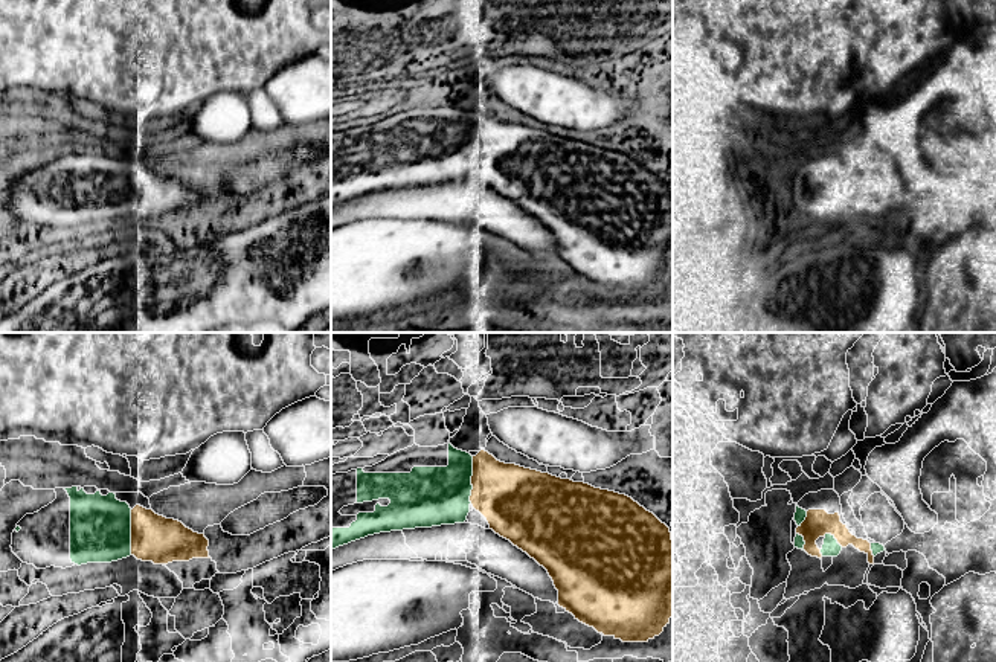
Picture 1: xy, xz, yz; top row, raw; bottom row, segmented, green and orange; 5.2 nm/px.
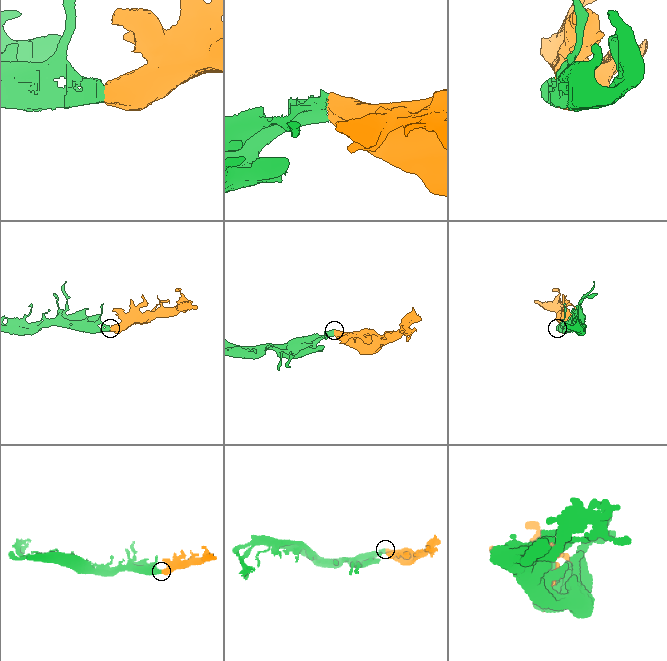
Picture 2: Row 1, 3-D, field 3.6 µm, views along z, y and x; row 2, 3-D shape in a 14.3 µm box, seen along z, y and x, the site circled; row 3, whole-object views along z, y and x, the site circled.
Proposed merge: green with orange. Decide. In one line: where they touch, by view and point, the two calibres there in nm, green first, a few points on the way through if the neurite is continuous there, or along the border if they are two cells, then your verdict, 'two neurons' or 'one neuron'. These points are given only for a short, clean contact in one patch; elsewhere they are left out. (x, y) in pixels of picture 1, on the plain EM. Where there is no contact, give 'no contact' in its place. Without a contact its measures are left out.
meets green in xz at (470, 138); 320 nm thick on the green side, 360 nm on the other; runs through xz (427, 154), (443, 153), (470, 138), (481, 138), (513, 157); one neuron

